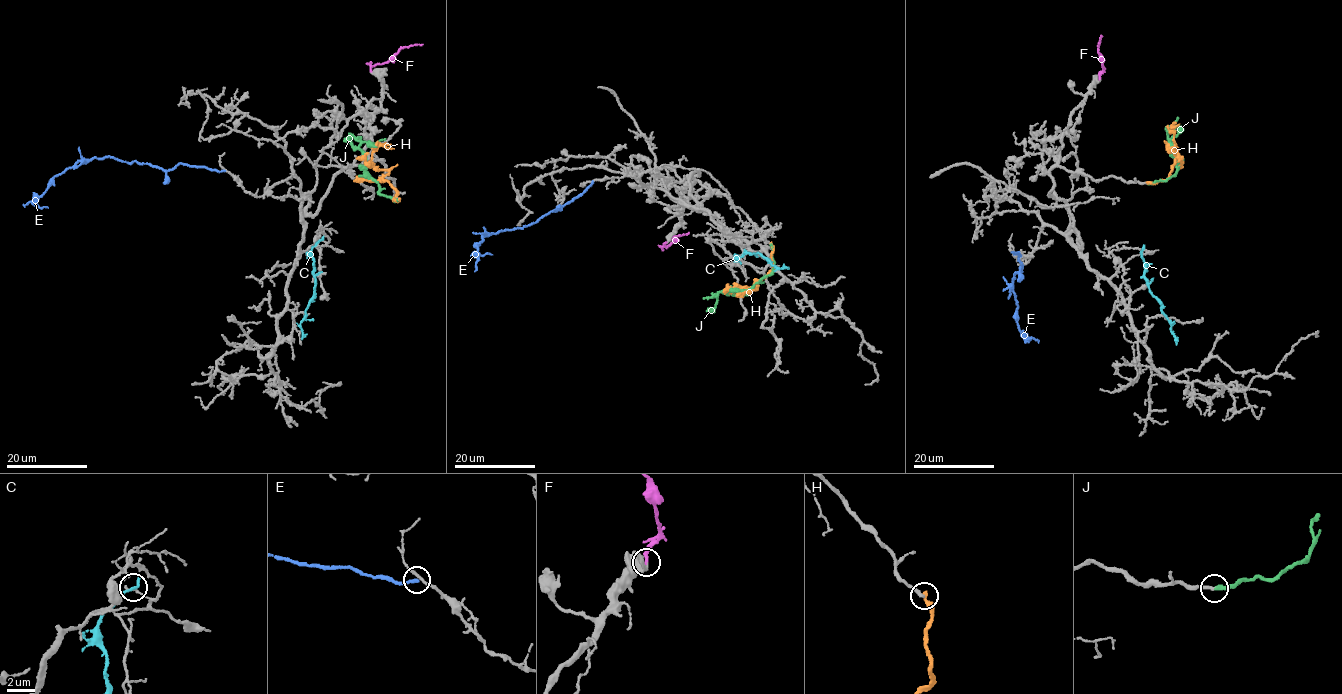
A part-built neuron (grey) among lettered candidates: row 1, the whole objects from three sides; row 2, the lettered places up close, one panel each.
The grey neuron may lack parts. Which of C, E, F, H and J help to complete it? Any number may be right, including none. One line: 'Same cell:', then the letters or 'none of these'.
Same cell: F, J

